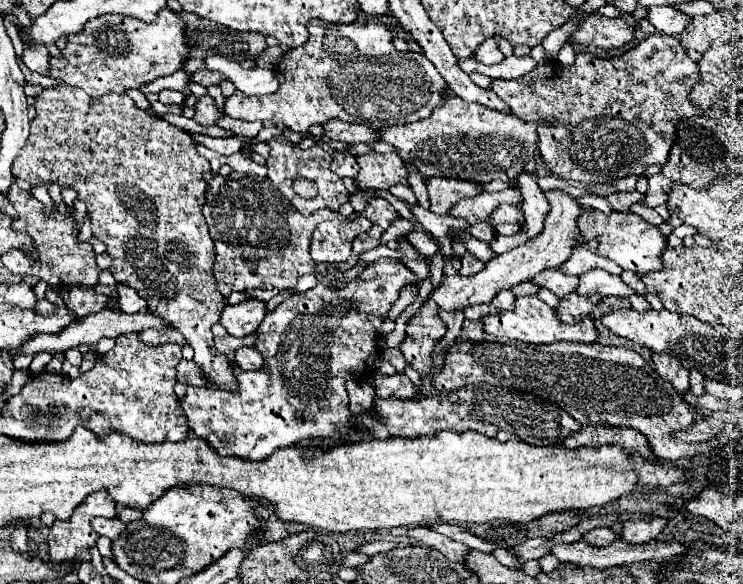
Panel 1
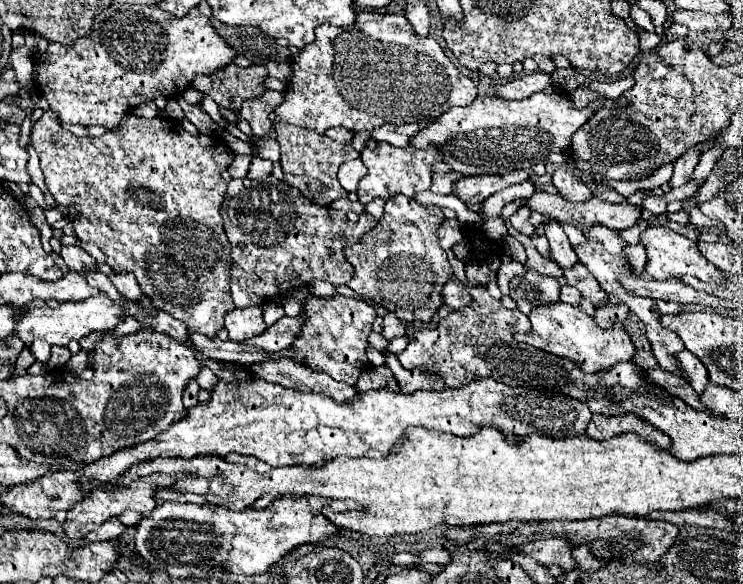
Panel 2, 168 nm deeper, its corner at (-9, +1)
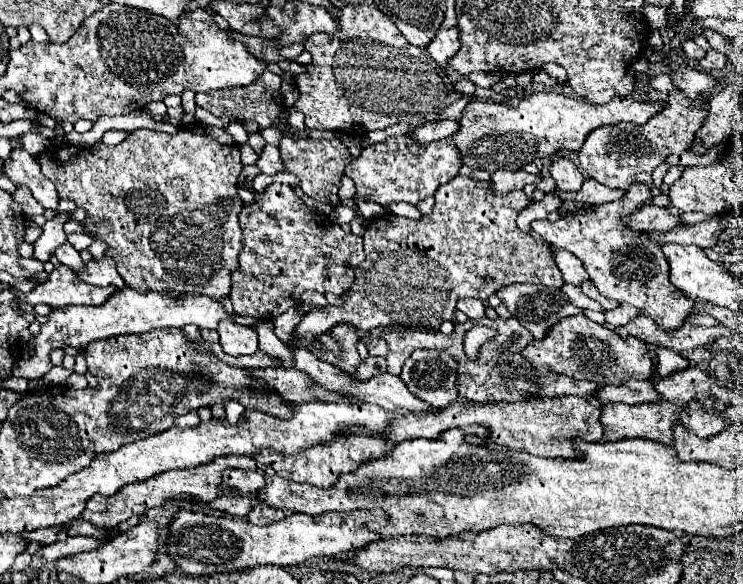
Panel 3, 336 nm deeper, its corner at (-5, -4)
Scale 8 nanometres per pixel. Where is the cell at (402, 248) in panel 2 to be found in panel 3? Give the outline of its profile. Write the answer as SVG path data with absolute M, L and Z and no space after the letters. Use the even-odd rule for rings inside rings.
M456 176L452 178L452 182L446 182L442 186L442 192L436 192L436 204L432 208L432 212L428 216L422 216L420 220L410 220L410 218L402 218L402 216L392 216L392 214L384 214L384 216L390 216L384 218L374 218L368 222L366 226L366 268L364 266L358 266L354 270L354 284L352 284L352 290L342 298L344 306L324 306L324 308L318 308L318 310L312 310L308 314L302 316L300 320L300 326L296 326L296 330L292 332L292 342L290 342L290 348L306 348L312 344L312 340L320 334L324 334L326 330L330 330L332 326L336 326L336 322L350 322L354 324L356 328L360 330L374 330L374 328L386 328L386 326L394 326L394 324L400 324L400 326L418 326L418 328L428 328L428 330L436 330L440 328L440 324L444 320L452 320L452 314L456 312L456 302L464 296L472 296L472 298L478 298L478 300L486 300L492 292L498 292L498 288L506 286L506 284L512 284L512 282L534 282L534 284L542 284L542 286L552 286L552 288L562 288L564 280L562 280L562 274L560 270L556 268L554 260L552 260L552 254L550 254L550 246L548 244L538 244L530 234L522 232L518 226L516 226L516 216L520 210L524 210L528 206L528 198L522 190L514 190L514 192L508 192L508 194L492 194L488 190L488 182L480 182L480 180L472 180L468 176Z

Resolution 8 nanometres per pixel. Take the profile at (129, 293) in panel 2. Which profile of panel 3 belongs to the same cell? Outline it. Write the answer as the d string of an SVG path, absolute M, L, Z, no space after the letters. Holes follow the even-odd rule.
M102 260L102 262L88 262L86 268L82 272L78 272L78 276L84 282L96 284L96 286L118 286L124 288L126 282L120 278L120 274L116 272L116 264L114 260Z

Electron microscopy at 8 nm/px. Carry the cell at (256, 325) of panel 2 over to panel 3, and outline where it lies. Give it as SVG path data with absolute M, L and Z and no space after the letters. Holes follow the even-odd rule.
M226 318L218 324L220 346L226 354L244 356L258 350L258 332L252 326L240 326L234 320Z

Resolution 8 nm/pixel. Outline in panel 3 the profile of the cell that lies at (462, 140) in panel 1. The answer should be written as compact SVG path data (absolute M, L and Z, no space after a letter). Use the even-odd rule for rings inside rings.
M536 92L528 94L528 98L520 100L518 106L506 106L496 102L482 102L482 100L470 100L470 104L464 108L460 116L460 130L452 136L456 142L456 148L460 150L460 156L464 158L464 166L470 166L474 170L522 170L526 164L534 162L536 158L552 158L554 154L560 154L562 150L576 152L580 150L582 142L586 140L588 132L606 124L618 124L618 122L636 122L644 124L648 122L662 106L654 102L640 102L634 98L612 98L608 104L588 104L582 98L570 98L564 94L554 92Z

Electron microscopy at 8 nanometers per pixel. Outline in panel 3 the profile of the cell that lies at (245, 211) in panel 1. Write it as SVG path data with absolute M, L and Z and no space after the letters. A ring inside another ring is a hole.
M270 184L256 196L254 204L244 204L240 212L240 228L244 234L242 252L238 256L240 266L232 272L232 294L230 300L234 304L236 314L272 320L278 314L286 312L290 306L300 304L300 296L306 290L316 292L332 292L346 294L354 280L354 268L364 262L362 236L354 236L352 232L344 232L338 224L328 220L318 220L316 214L306 208L306 204L290 190L286 184Z

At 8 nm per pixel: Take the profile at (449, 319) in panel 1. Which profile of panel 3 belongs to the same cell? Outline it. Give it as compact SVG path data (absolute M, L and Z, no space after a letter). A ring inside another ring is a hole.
M462 298L458 304L458 310L462 310L470 320L480 320L484 316L484 304L476 298Z

